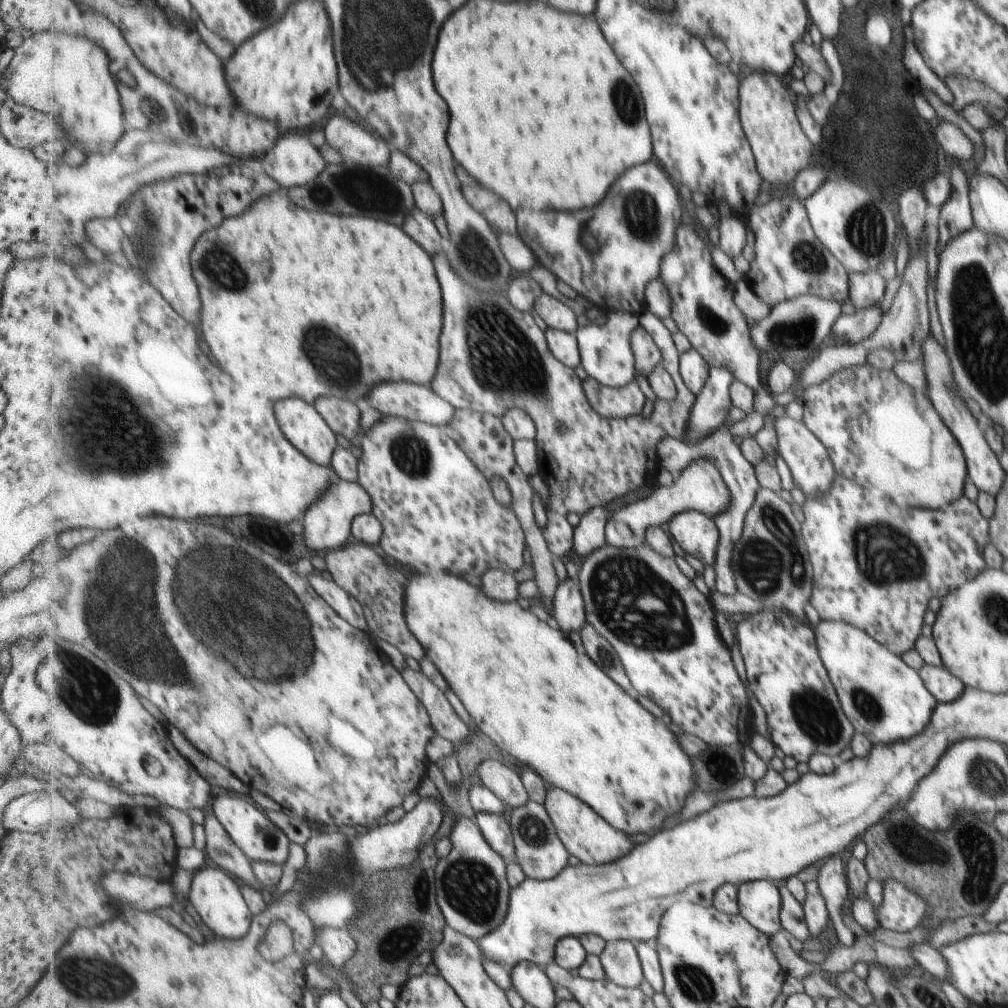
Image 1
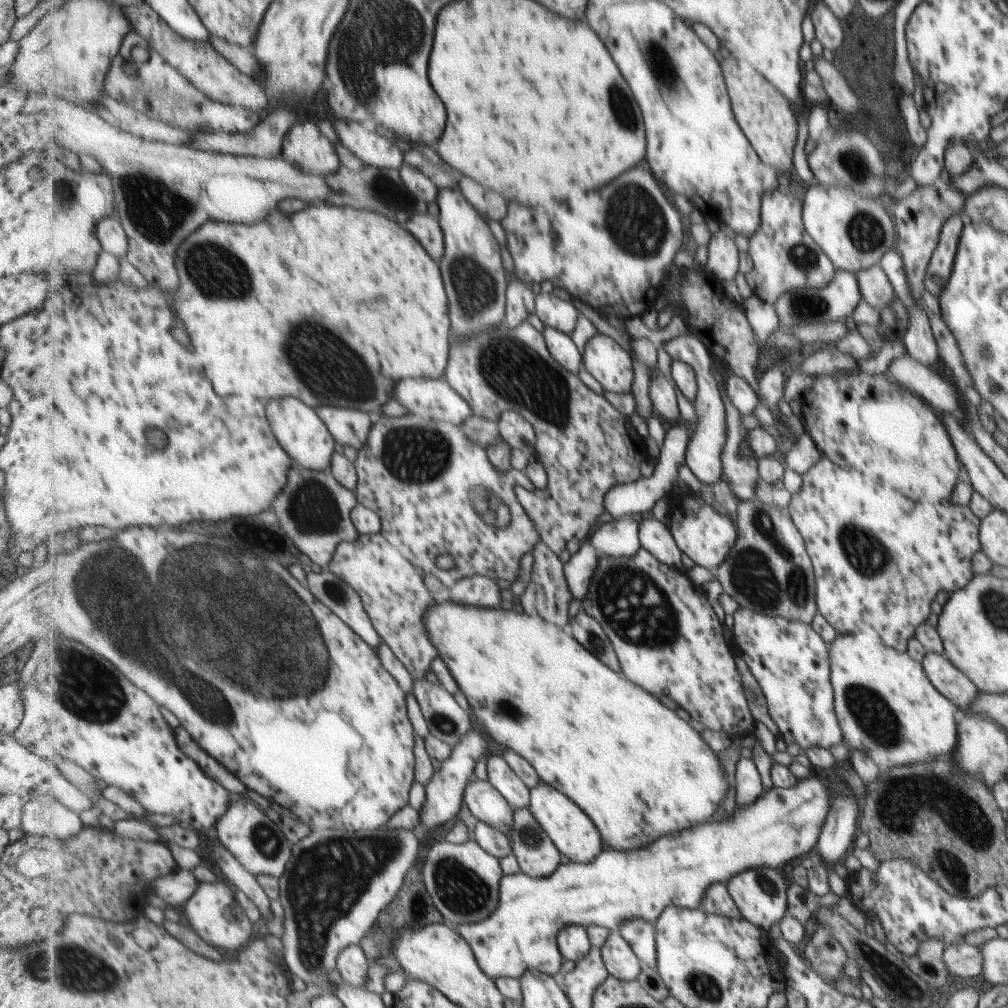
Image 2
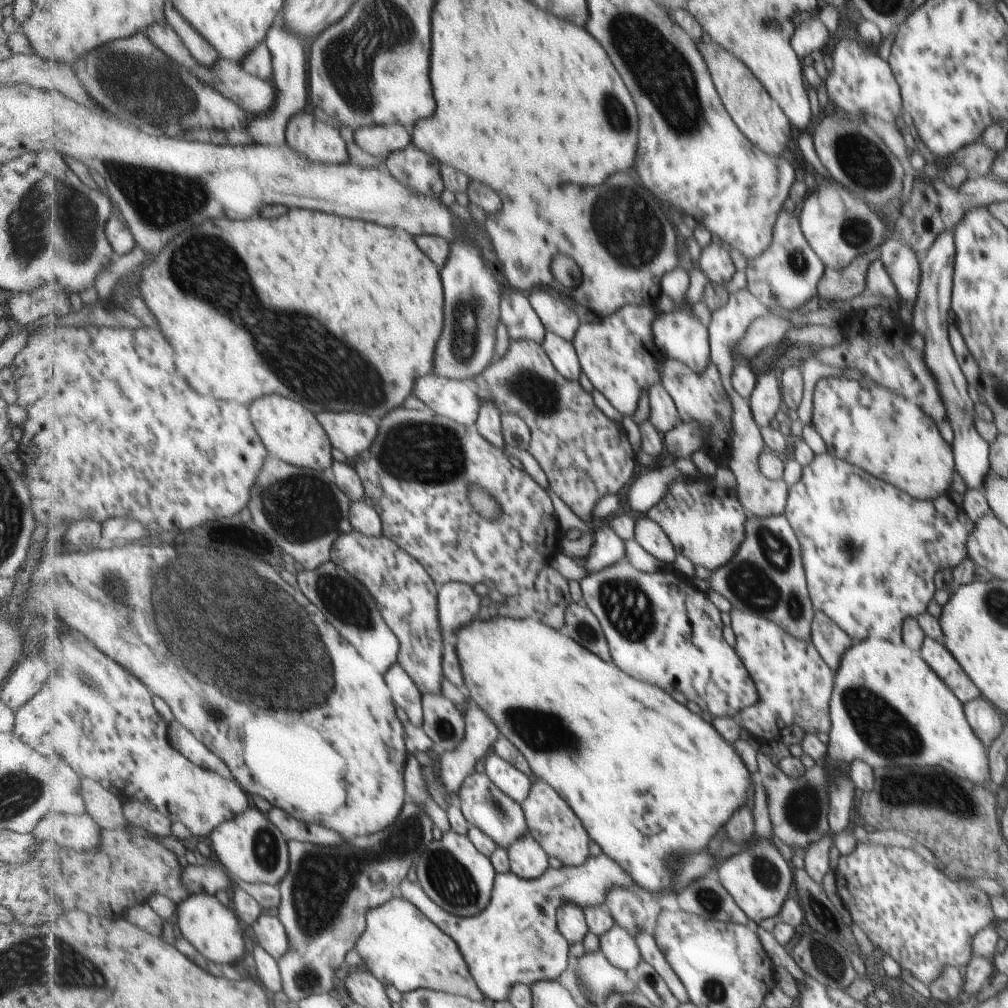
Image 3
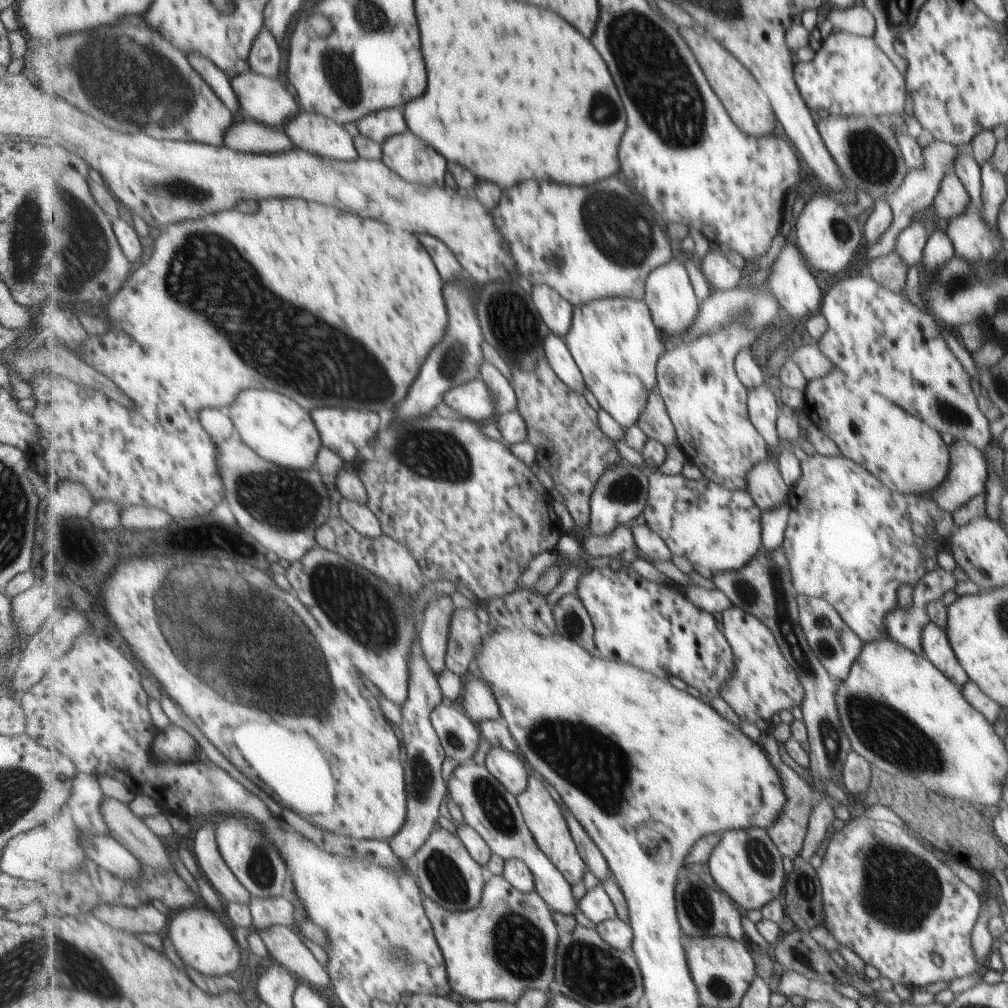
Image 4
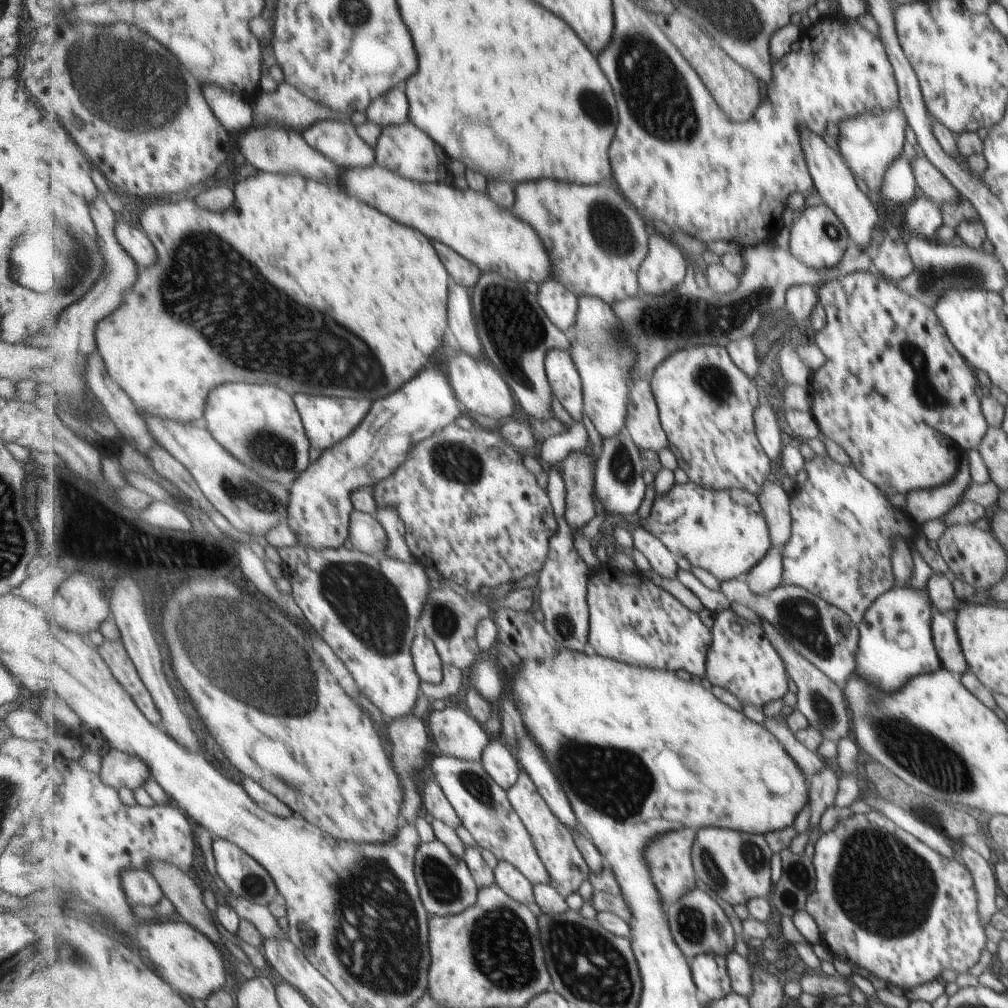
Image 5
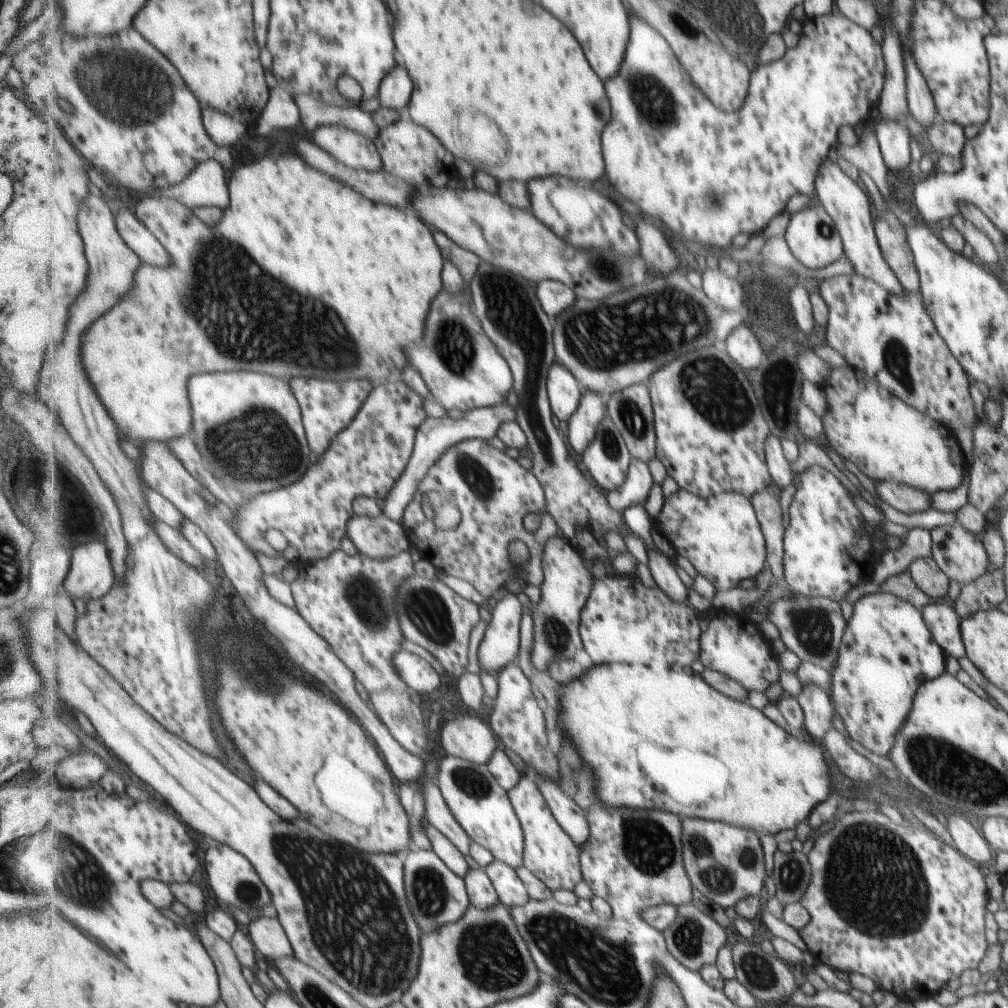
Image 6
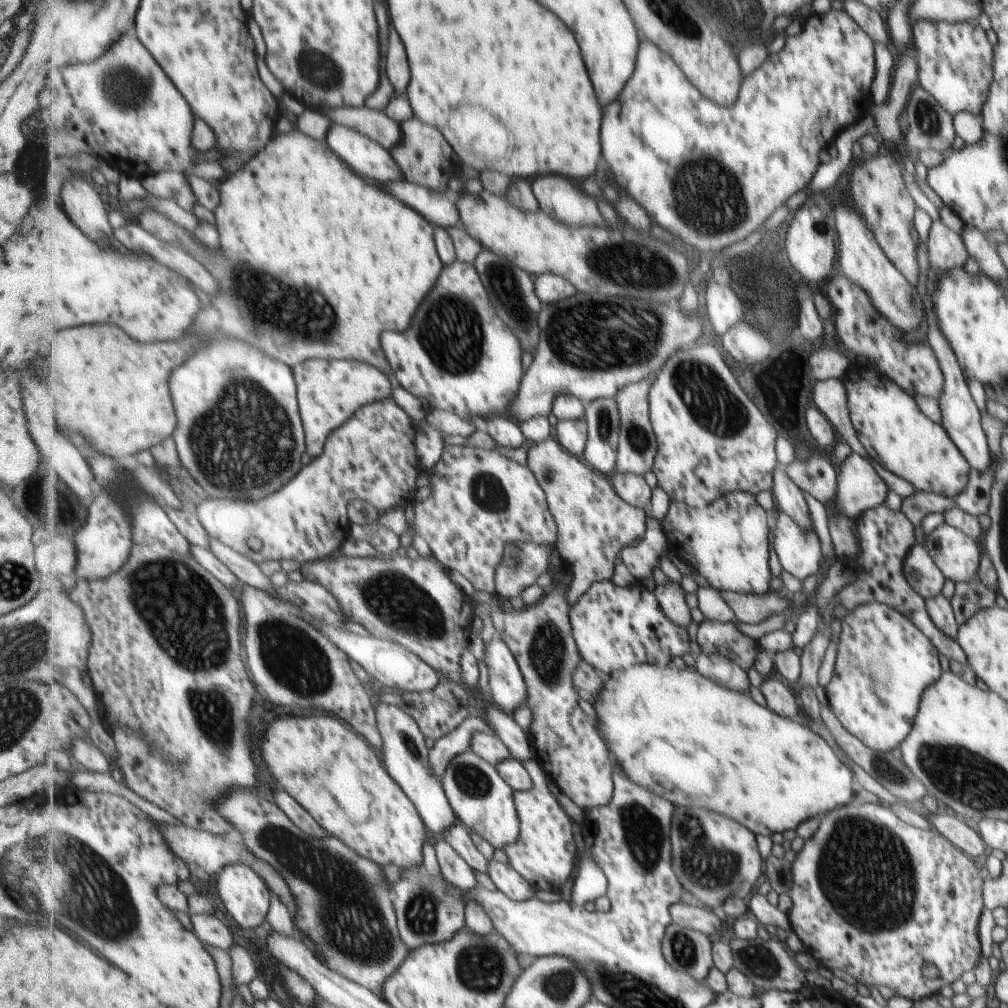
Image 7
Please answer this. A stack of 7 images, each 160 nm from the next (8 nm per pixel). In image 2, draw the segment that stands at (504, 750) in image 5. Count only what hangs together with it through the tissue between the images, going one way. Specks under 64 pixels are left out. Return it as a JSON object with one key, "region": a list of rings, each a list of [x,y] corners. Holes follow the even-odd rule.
{"region":[[[491,753],[487,760],[488,780],[515,809],[529,807],[531,789],[521,780],[521,777],[511,768],[503,754]]]}

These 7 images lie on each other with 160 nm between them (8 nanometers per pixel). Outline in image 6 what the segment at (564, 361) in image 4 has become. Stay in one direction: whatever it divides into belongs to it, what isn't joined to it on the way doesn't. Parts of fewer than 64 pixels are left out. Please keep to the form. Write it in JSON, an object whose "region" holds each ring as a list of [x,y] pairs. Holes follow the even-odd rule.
{"region":[[[553,363],[548,372],[548,395],[552,411],[559,421],[569,422],[578,411],[583,389],[574,372],[561,363]]]}

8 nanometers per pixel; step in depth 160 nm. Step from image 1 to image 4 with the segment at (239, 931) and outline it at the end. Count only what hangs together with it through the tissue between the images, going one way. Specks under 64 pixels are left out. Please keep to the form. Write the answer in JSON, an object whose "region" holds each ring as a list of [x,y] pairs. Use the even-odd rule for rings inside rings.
{"region":[[[205,904],[175,913],[171,918],[171,923],[167,926],[166,934],[179,952],[179,956],[183,956],[185,964],[205,974],[221,976],[227,972],[235,972],[241,964],[241,952],[231,932],[232,927],[223,912],[215,912]]]}

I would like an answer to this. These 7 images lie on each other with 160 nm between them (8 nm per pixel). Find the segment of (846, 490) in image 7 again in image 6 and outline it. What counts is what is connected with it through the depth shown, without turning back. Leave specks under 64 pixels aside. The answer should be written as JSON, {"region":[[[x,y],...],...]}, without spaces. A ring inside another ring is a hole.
{"region":[[[873,481],[873,483],[879,498],[903,514],[925,512],[925,510],[931,509],[931,499],[926,492],[893,481],[880,483]]]}

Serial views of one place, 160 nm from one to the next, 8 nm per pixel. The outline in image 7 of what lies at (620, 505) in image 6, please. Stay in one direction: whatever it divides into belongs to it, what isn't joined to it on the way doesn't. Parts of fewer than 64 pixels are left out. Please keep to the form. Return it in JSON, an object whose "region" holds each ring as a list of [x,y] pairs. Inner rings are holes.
{"region":[[[617,472],[611,478],[611,481],[621,498],[625,499],[625,502],[631,503],[634,507],[649,514],[652,509],[653,489],[647,484],[644,475]]]}

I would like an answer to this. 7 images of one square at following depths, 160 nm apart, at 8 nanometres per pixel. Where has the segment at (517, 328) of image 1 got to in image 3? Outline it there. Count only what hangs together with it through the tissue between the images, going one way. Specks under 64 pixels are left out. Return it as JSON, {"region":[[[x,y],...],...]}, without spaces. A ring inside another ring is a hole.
{"region":[[[531,339],[510,342],[510,351],[500,359],[495,358],[477,378],[470,381],[476,386],[480,400],[494,401],[504,413],[518,414],[530,426],[532,439],[529,451],[547,473],[549,488],[582,520],[595,527],[600,519],[593,517],[599,500],[607,494],[621,493],[637,476],[635,450],[627,438],[627,432],[613,420],[609,420],[595,405],[579,379],[565,378],[554,365],[544,346]]]}

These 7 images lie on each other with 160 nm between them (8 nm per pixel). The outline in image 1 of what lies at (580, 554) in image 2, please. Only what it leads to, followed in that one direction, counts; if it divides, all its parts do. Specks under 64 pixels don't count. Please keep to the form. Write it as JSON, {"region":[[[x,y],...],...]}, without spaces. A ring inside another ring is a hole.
{"region":[[[569,579],[561,583],[558,586],[553,606],[553,624],[559,624],[561,630],[565,630],[565,632],[578,632],[580,634],[588,620],[586,617],[584,596],[580,585],[575,584],[575,582]]]}

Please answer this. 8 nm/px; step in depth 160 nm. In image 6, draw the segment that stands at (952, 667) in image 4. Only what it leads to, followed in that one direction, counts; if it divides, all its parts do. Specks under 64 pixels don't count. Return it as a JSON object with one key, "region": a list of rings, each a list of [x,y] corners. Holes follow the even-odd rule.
{"region":[[[934,603],[921,609],[922,618],[930,629],[945,656],[960,659],[965,656],[959,628],[960,618],[955,610],[947,605]]]}

